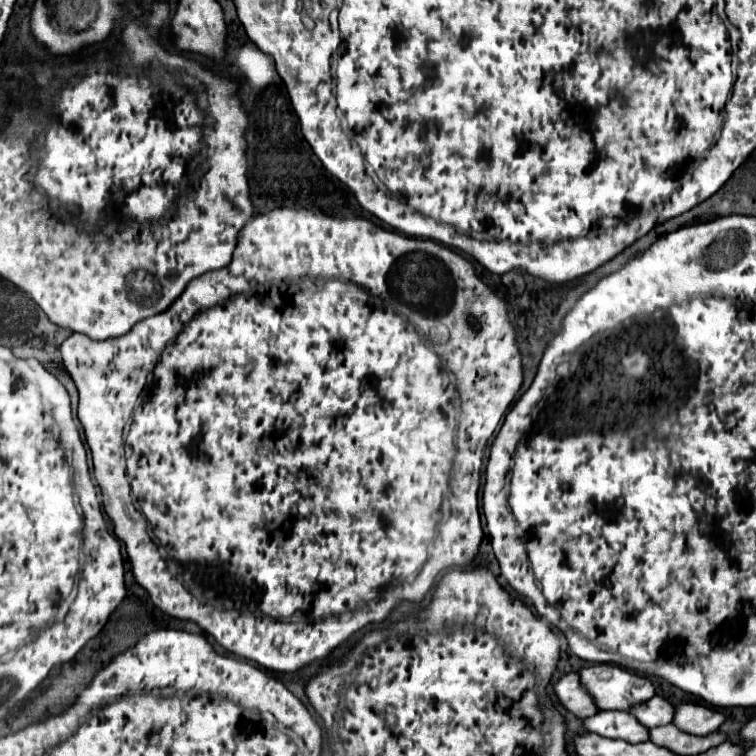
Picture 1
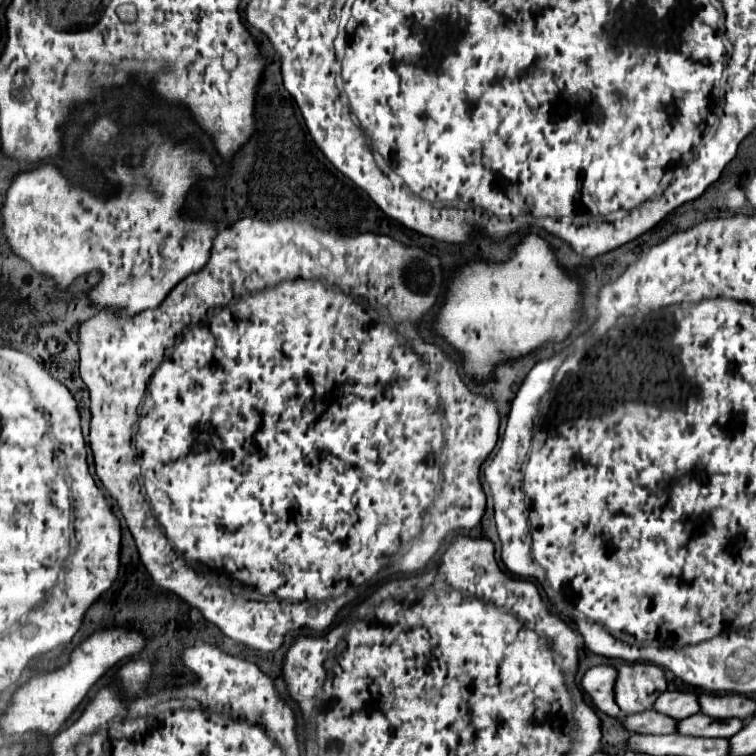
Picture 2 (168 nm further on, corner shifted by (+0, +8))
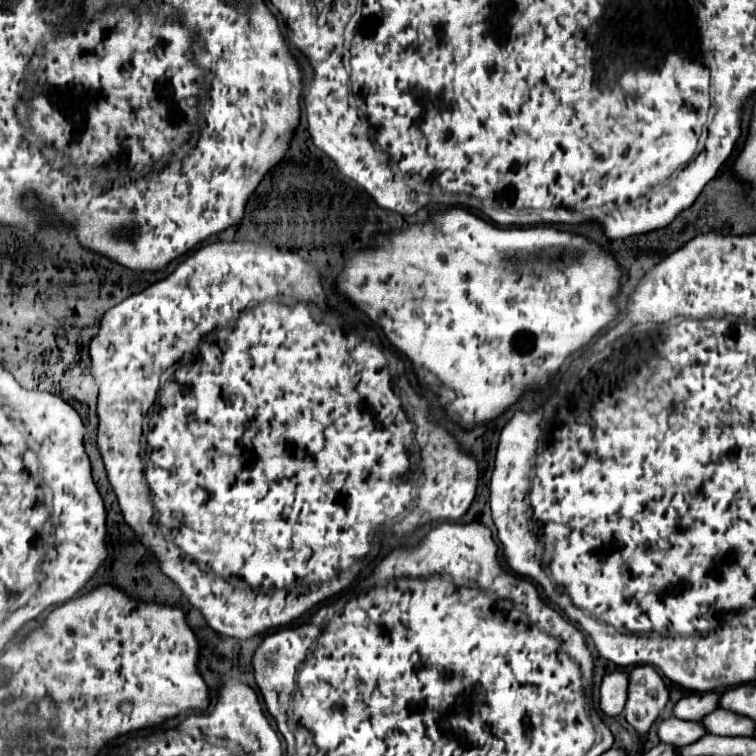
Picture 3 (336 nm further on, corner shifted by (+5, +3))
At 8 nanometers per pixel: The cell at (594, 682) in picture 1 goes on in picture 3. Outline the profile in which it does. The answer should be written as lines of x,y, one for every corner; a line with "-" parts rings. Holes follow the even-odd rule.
640,665
628,673
628,701
624,707
624,715
638,733
648,733
650,725
658,717
658,711
666,703
668,689
654,667

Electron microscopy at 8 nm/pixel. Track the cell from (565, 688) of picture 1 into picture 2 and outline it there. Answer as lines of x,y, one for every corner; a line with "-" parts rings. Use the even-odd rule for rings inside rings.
595,666
595,668
587,670
581,680
583,690
589,694
589,698
597,710
601,710
609,716
619,716
621,710
615,704
613,684
615,684
615,668
613,666

